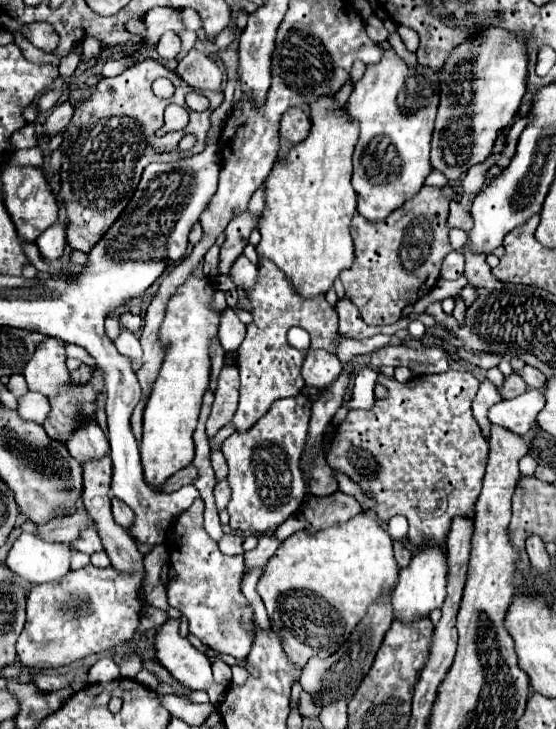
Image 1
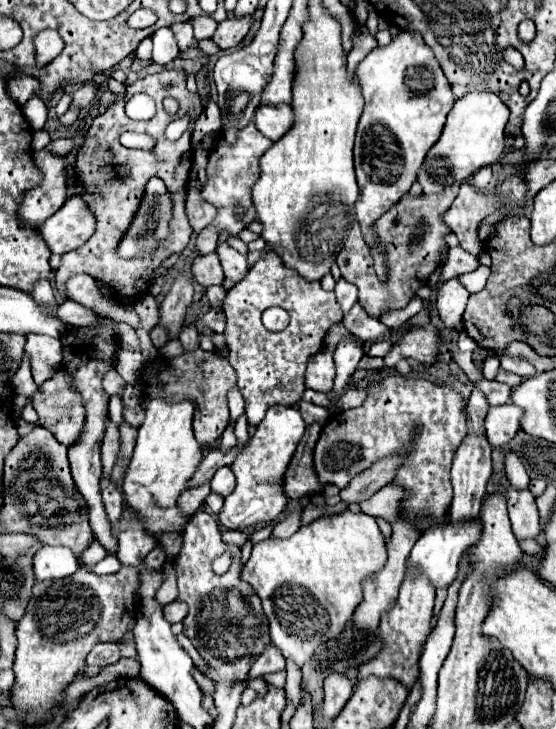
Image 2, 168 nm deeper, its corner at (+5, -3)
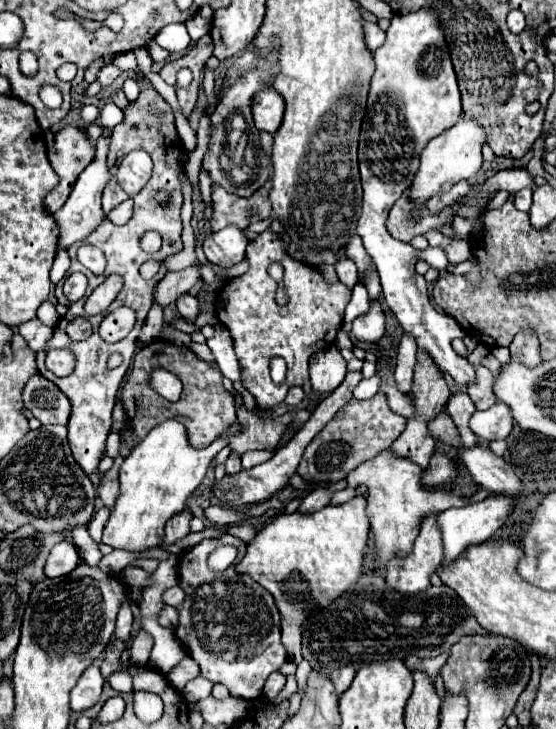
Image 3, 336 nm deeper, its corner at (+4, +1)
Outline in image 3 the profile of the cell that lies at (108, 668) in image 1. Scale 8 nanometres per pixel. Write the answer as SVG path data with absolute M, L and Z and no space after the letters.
M97 664L89 666L89 668L81 674L81 678L79 678L79 682L75 684L75 688L71 690L71 710L81 712L81 710L91 708L91 706L99 700L99 696L101 696L103 682L105 682L105 680L103 680L103 676L101 676L101 672L99 672L99 666L97 666Z

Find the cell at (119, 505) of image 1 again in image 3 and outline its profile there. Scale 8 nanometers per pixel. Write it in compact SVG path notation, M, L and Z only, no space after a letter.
M115 458L113 460L113 466L103 474L101 478L101 484L99 484L99 498L103 500L103 504L107 508L113 508L117 496L119 496L119 468L123 464L123 458Z

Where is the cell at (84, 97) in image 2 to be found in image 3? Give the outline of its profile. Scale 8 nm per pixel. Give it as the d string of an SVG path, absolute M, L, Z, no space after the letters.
M109 64L109 66L105 66L105 68L99 72L97 80L101 82L101 86L109 86L119 74L121 74L121 70L119 70L115 64Z

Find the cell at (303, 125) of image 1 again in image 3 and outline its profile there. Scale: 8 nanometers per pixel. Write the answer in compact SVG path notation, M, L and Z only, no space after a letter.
M263 88L261 92L255 92L251 112L253 112L257 130L273 134L273 132L277 132L277 128L283 120L285 102L273 88Z

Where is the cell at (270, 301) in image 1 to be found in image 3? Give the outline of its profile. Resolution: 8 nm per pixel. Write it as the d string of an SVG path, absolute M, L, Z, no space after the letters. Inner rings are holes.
M269 228L249 242L247 262L249 270L243 276L223 284L217 300L217 316L231 332L243 388L255 396L261 410L269 410L285 400L291 386L301 386L309 380L307 362L313 354L313 346L317 350L317 340L319 350L335 342L335 336L343 324L343 312L351 298L351 290L341 282L329 284L317 268L293 260L287 254L287 244ZM273 262L279 262L285 270L285 288L289 294L287 306L279 306L275 302L277 282L267 272ZM271 356L283 356L287 362L287 376L283 384L273 384L269 376Z

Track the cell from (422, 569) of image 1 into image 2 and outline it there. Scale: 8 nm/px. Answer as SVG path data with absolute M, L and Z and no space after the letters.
M460 522L460 524L436 524L430 526L414 544L410 556L408 556L408 568L414 570L420 576L426 576L428 582L440 590L452 584L452 580L456 578L456 570L458 570L458 560L464 552L464 548L470 548L478 542L480 538L480 522Z

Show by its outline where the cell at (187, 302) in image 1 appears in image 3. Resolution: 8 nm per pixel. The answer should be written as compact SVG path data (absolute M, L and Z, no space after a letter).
M165 420L153 428L121 466L121 490L117 504L111 508L109 520L103 528L103 542L135 554L143 554L149 548L161 546L165 536L165 522L185 508L187 498L201 484L209 462L221 448L229 444L229 436L233 434L229 432L217 438L211 446L197 450L189 444L185 426L179 420Z

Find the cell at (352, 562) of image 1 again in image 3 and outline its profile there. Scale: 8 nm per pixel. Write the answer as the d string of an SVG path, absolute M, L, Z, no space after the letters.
M357 496L345 504L329 504L323 510L317 510L313 514L279 514L269 524L259 528L253 536L253 540L247 544L245 558L235 566L237 572L249 574L255 582L259 582L265 590L269 590L275 598L275 604L285 620L293 620L295 624L301 624L309 612L313 612L317 606L327 606L335 598L339 598L343 592L349 590L351 584L357 582L357 578L363 574L363 550L367 546L369 536L369 518L365 514L367 500L363 496Z

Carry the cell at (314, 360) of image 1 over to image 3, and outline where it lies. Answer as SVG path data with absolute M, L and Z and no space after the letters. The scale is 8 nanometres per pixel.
M329 346L309 360L309 376L313 391L320 393L333 392L347 374L347 364L339 348Z

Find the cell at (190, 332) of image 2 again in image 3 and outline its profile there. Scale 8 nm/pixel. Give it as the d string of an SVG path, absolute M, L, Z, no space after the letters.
M183 294L177 298L177 310L187 322L195 322L195 318L199 314L199 302L191 294Z

